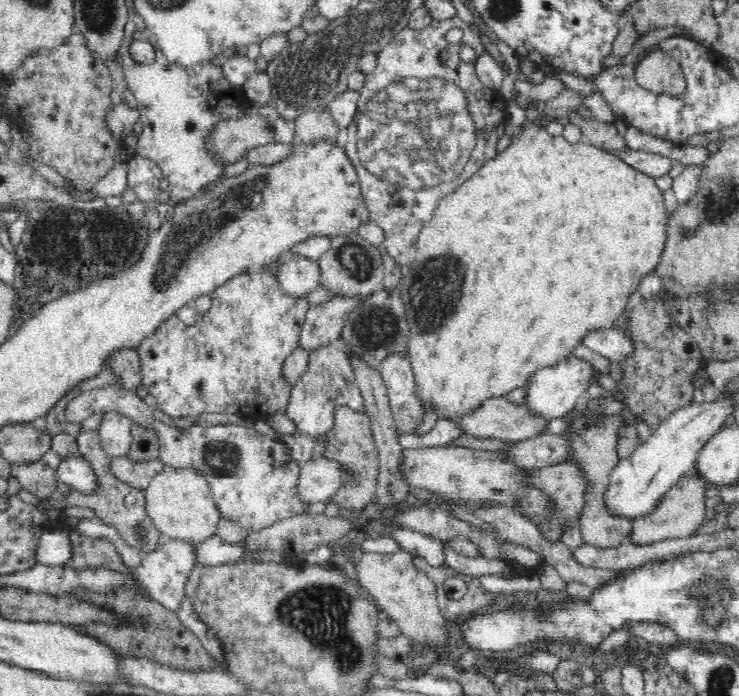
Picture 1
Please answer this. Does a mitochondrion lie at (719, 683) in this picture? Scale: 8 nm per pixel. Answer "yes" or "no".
yes

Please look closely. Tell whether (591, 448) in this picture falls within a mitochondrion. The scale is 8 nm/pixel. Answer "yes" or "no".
yes

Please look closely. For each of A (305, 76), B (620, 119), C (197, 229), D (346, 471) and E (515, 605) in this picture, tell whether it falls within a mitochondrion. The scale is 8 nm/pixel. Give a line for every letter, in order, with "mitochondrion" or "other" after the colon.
A: mitochondrion
B: other
C: mitochondrion
D: other
E: other

